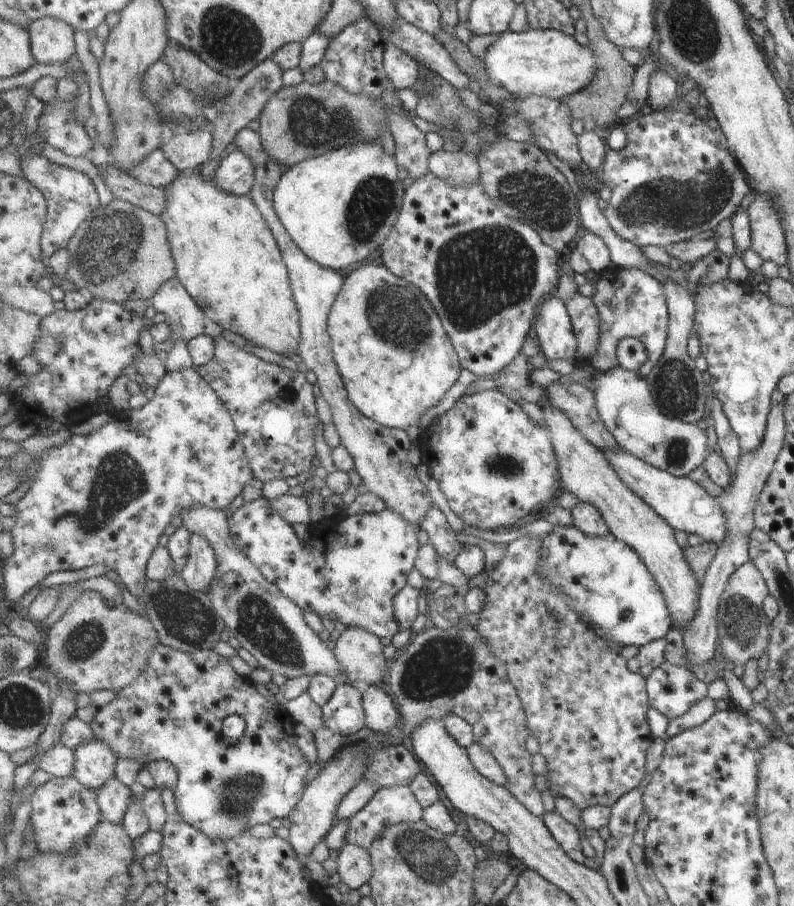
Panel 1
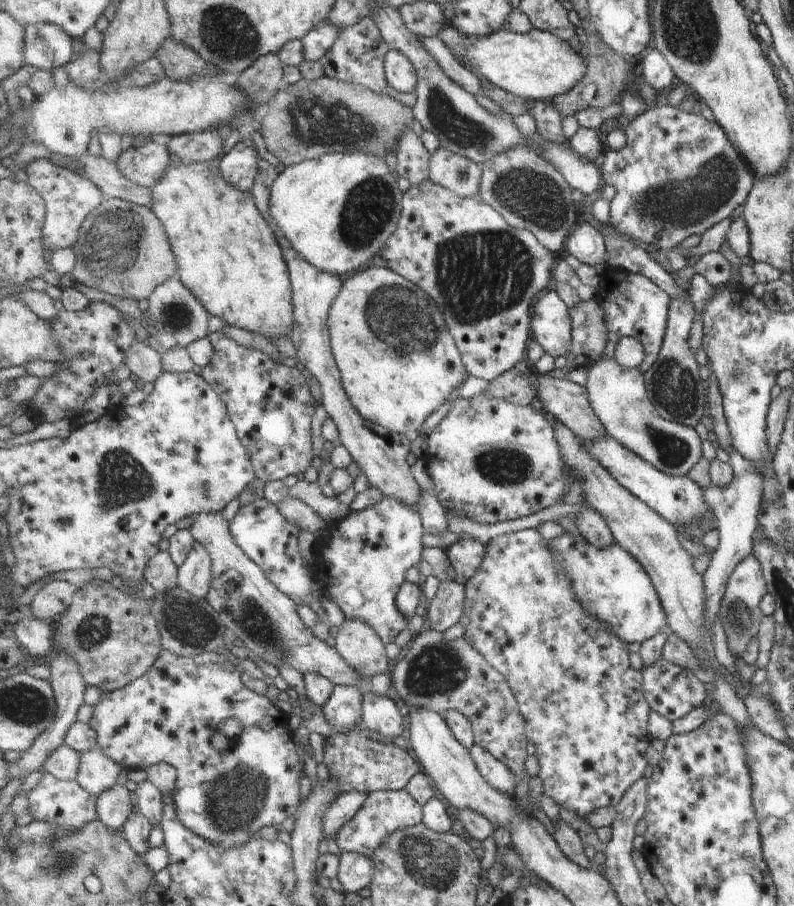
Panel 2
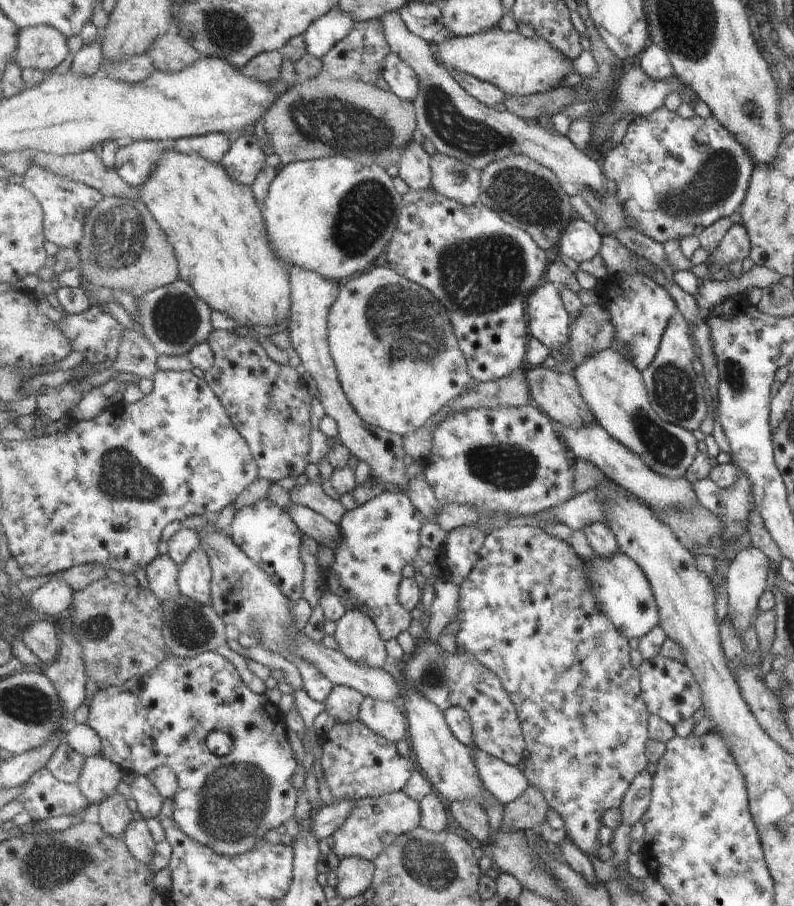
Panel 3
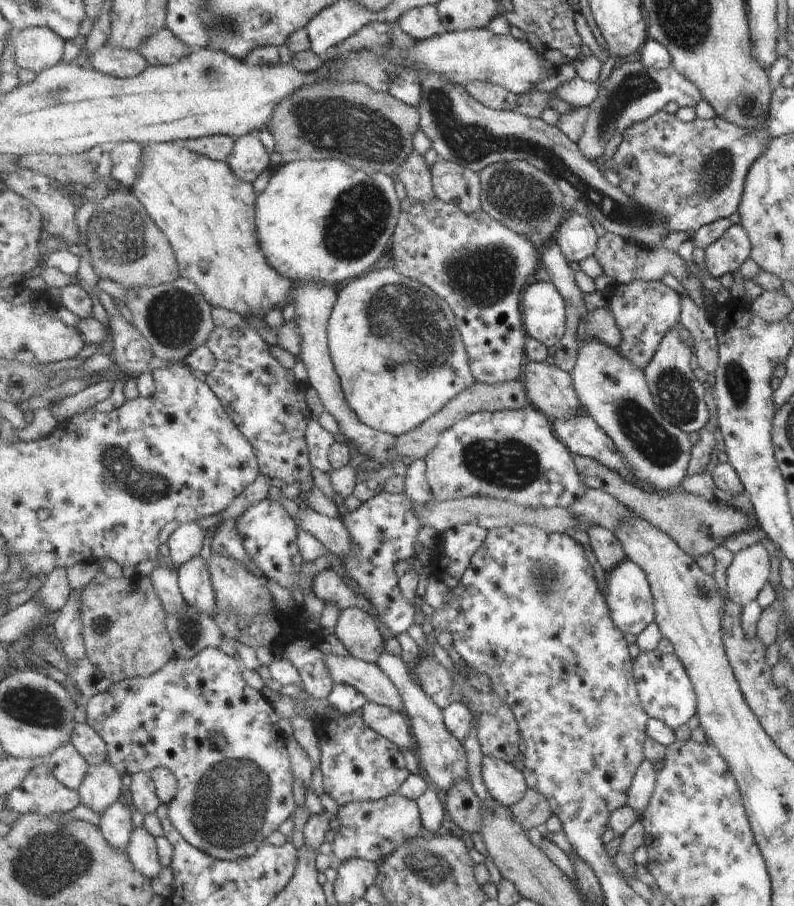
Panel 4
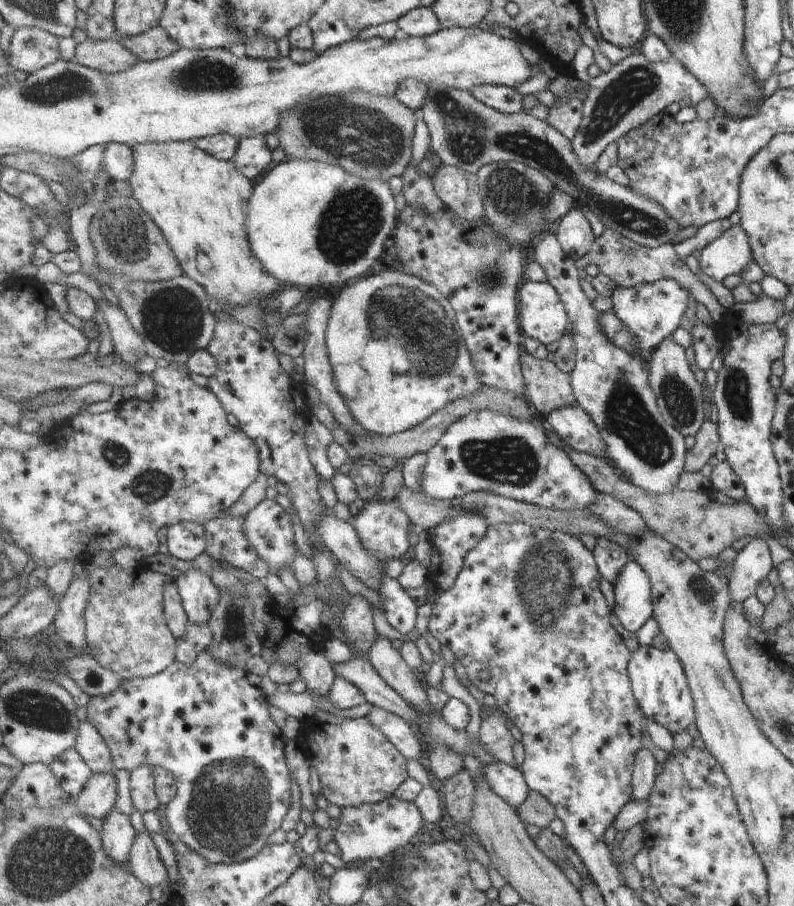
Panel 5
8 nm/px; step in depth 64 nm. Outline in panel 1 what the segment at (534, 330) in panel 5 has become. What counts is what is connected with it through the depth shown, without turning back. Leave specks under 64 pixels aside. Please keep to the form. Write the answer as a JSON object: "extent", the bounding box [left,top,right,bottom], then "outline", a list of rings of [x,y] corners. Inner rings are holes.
{"extent":[535,294,578,364],"outline":[[[553,294],[544,300],[535,316],[535,334],[542,354],[552,360],[566,360],[575,364],[578,354],[578,338],[566,303]]]}

